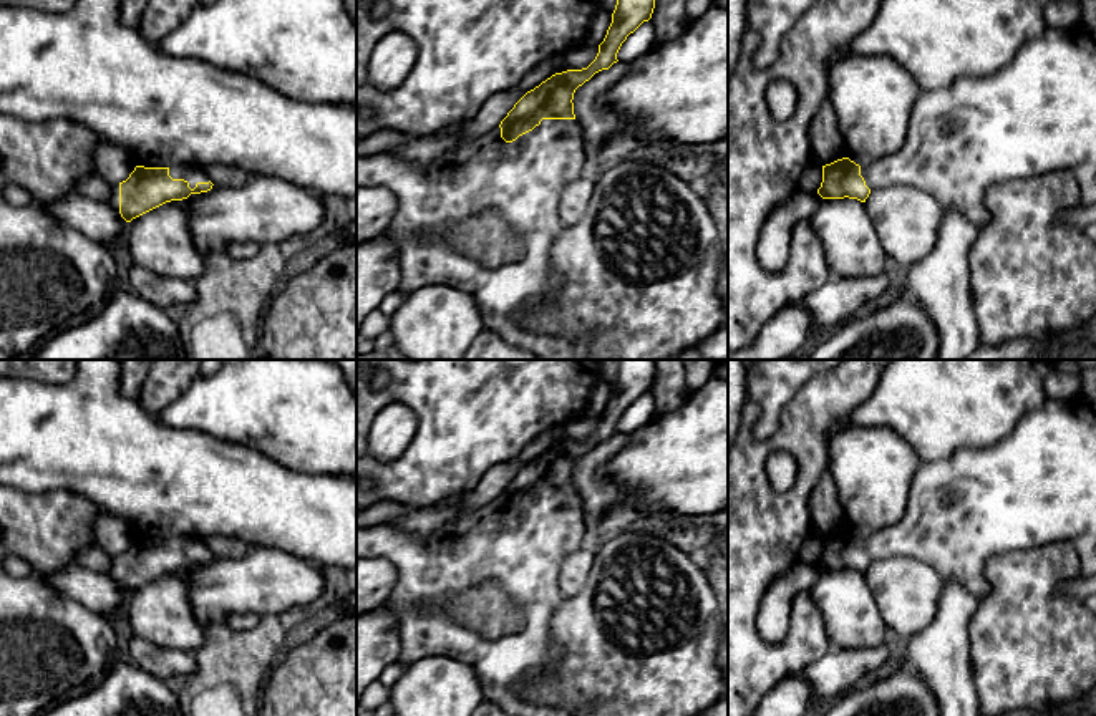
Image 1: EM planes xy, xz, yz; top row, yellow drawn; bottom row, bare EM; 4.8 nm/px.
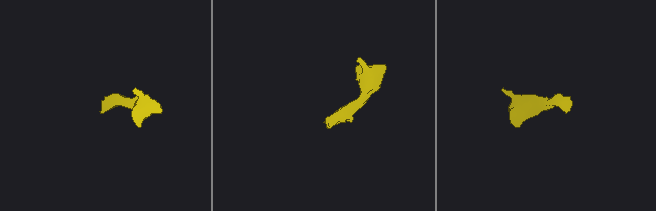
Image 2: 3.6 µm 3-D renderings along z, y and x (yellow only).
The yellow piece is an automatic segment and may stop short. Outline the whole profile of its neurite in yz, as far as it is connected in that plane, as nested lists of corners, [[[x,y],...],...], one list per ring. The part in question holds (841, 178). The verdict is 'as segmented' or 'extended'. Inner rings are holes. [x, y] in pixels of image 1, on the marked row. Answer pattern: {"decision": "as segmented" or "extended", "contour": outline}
{"decision": "extended", "contour": [[[1046,27],[998,71],[962,76],[948,86],[920,91],[904,146],[869,166],[849,157],[822,166],[817,194],[866,202],[877,187],[914,186],[980,225],[990,219],[983,204],[990,186],[1056,171],[1074,176],[1081,206],[1096,204],[1096,40],[1084,27],[1069,31]]]}

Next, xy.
{"decision": "extended", "contour": [[[136,166],[126,181],[111,186],[111,196],[106,202],[111,204],[126,222],[131,222],[166,202],[207,192],[212,186],[202,166]]]}

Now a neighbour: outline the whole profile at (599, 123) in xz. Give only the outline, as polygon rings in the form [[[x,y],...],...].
[[[617,61],[609,70],[595,73],[574,93],[574,114],[584,133],[585,172],[595,172],[607,156],[607,143],[618,131],[622,121],[610,104],[600,104],[599,96],[615,86],[630,70],[628,61]]]

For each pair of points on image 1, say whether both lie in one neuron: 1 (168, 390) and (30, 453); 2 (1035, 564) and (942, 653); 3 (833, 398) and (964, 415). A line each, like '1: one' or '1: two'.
1: two
2: two
3: two

